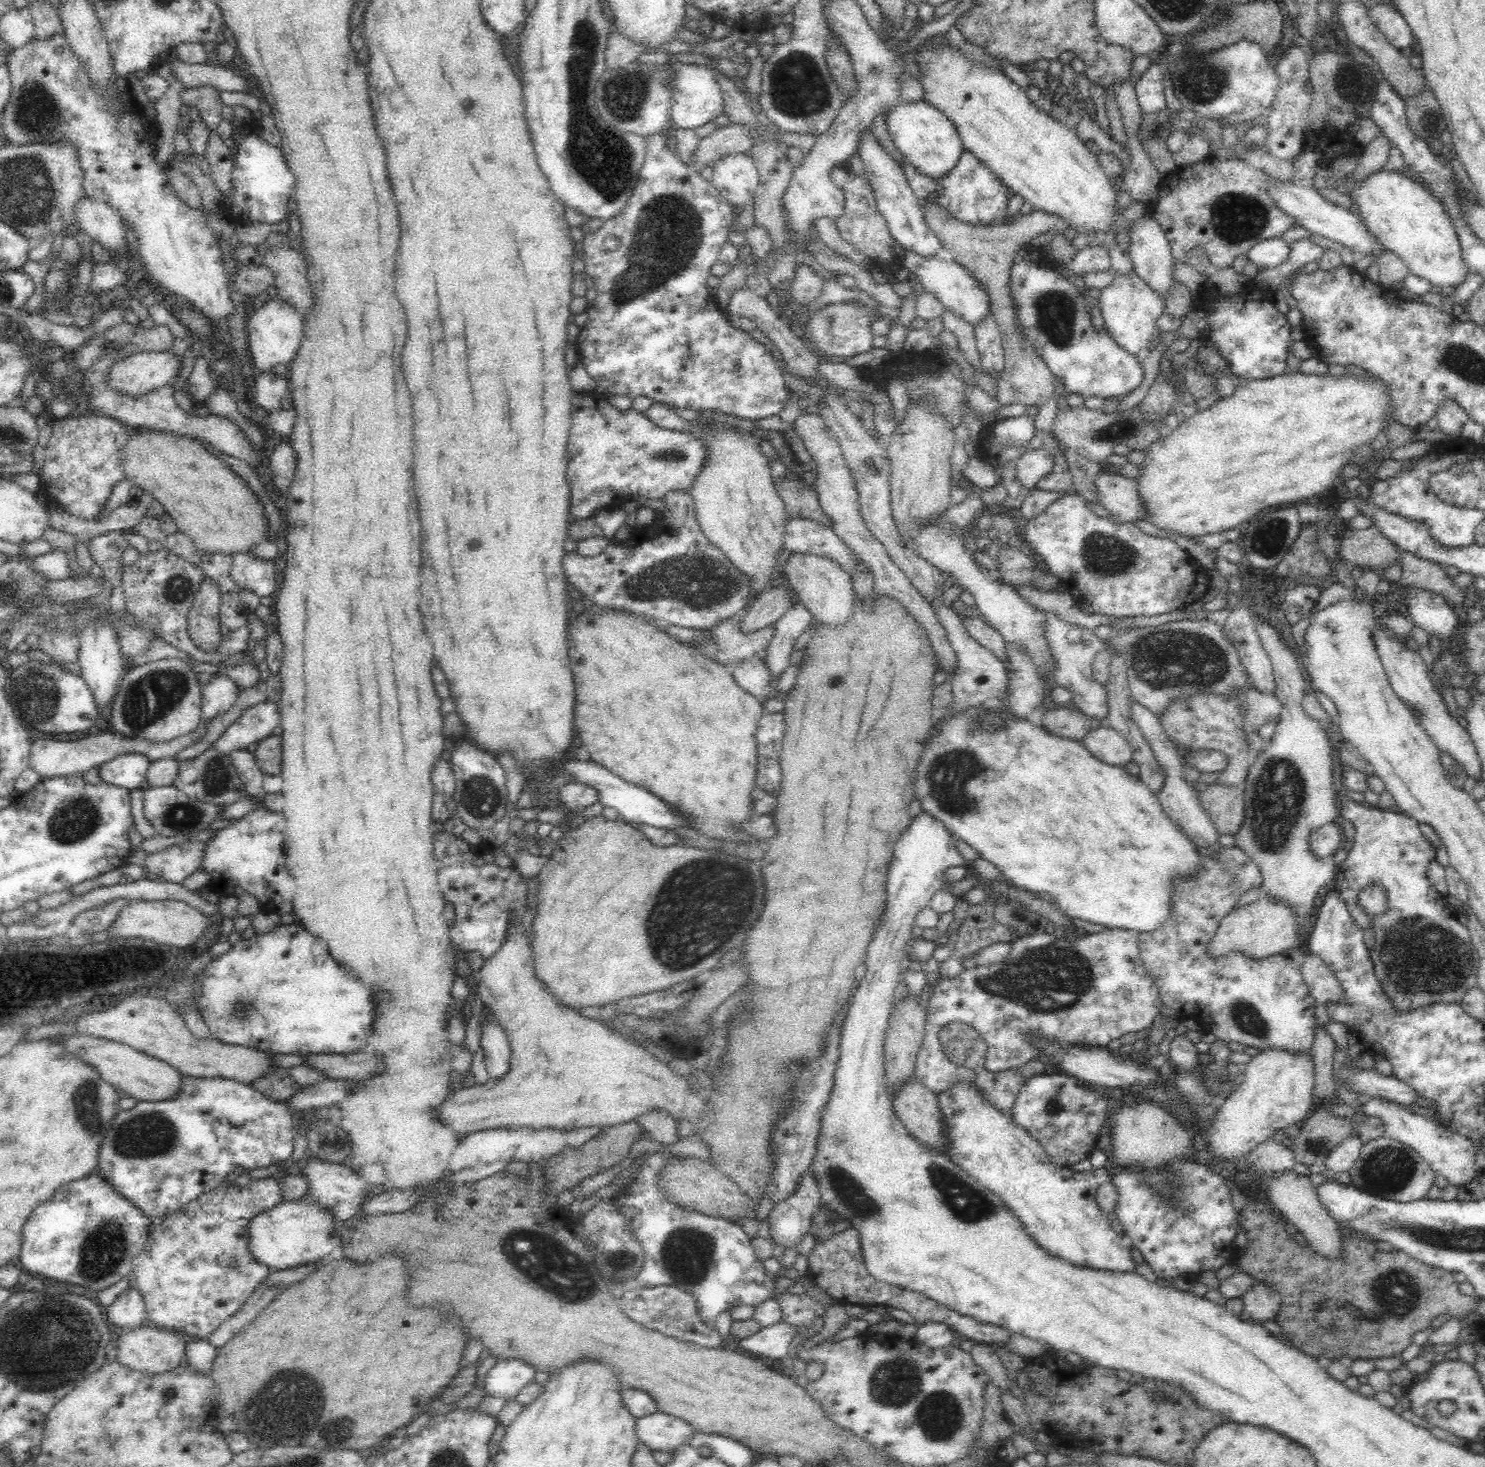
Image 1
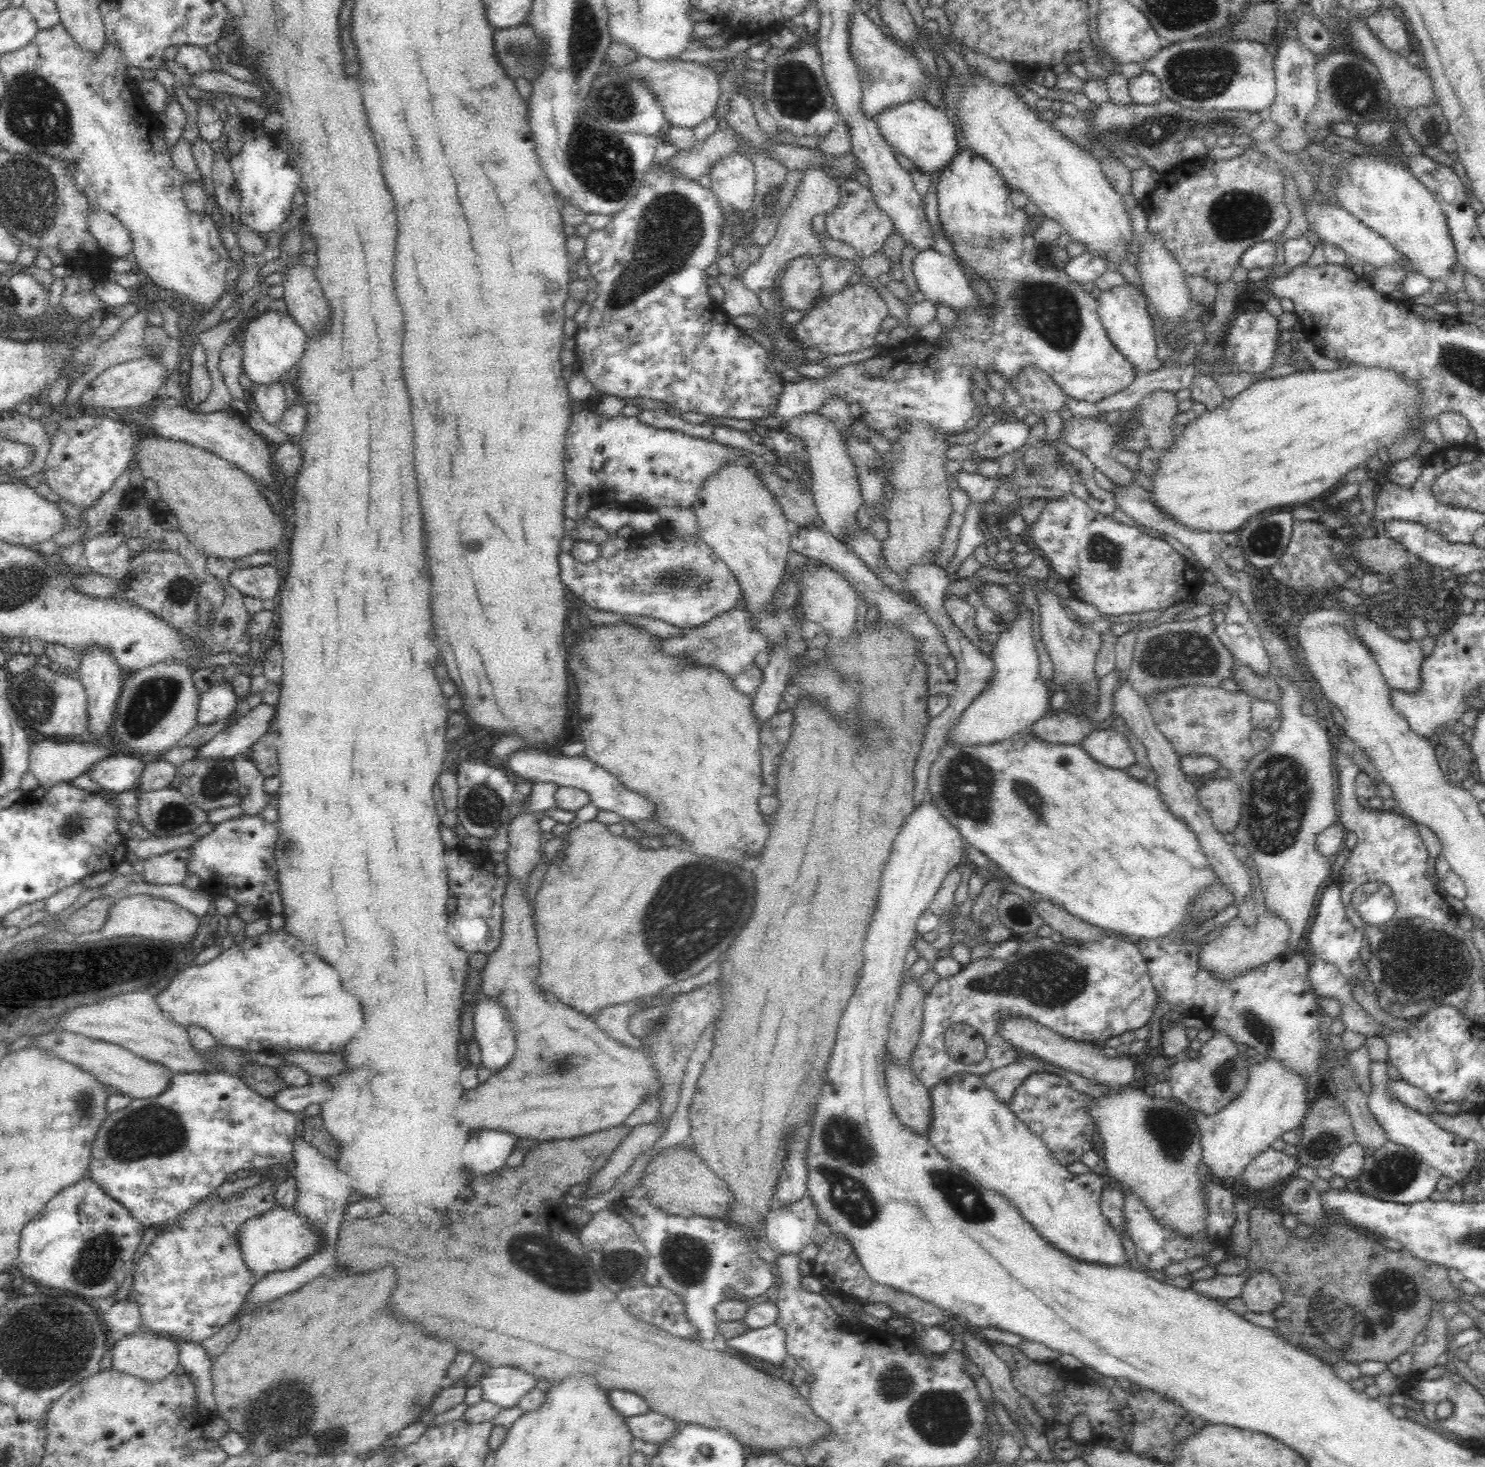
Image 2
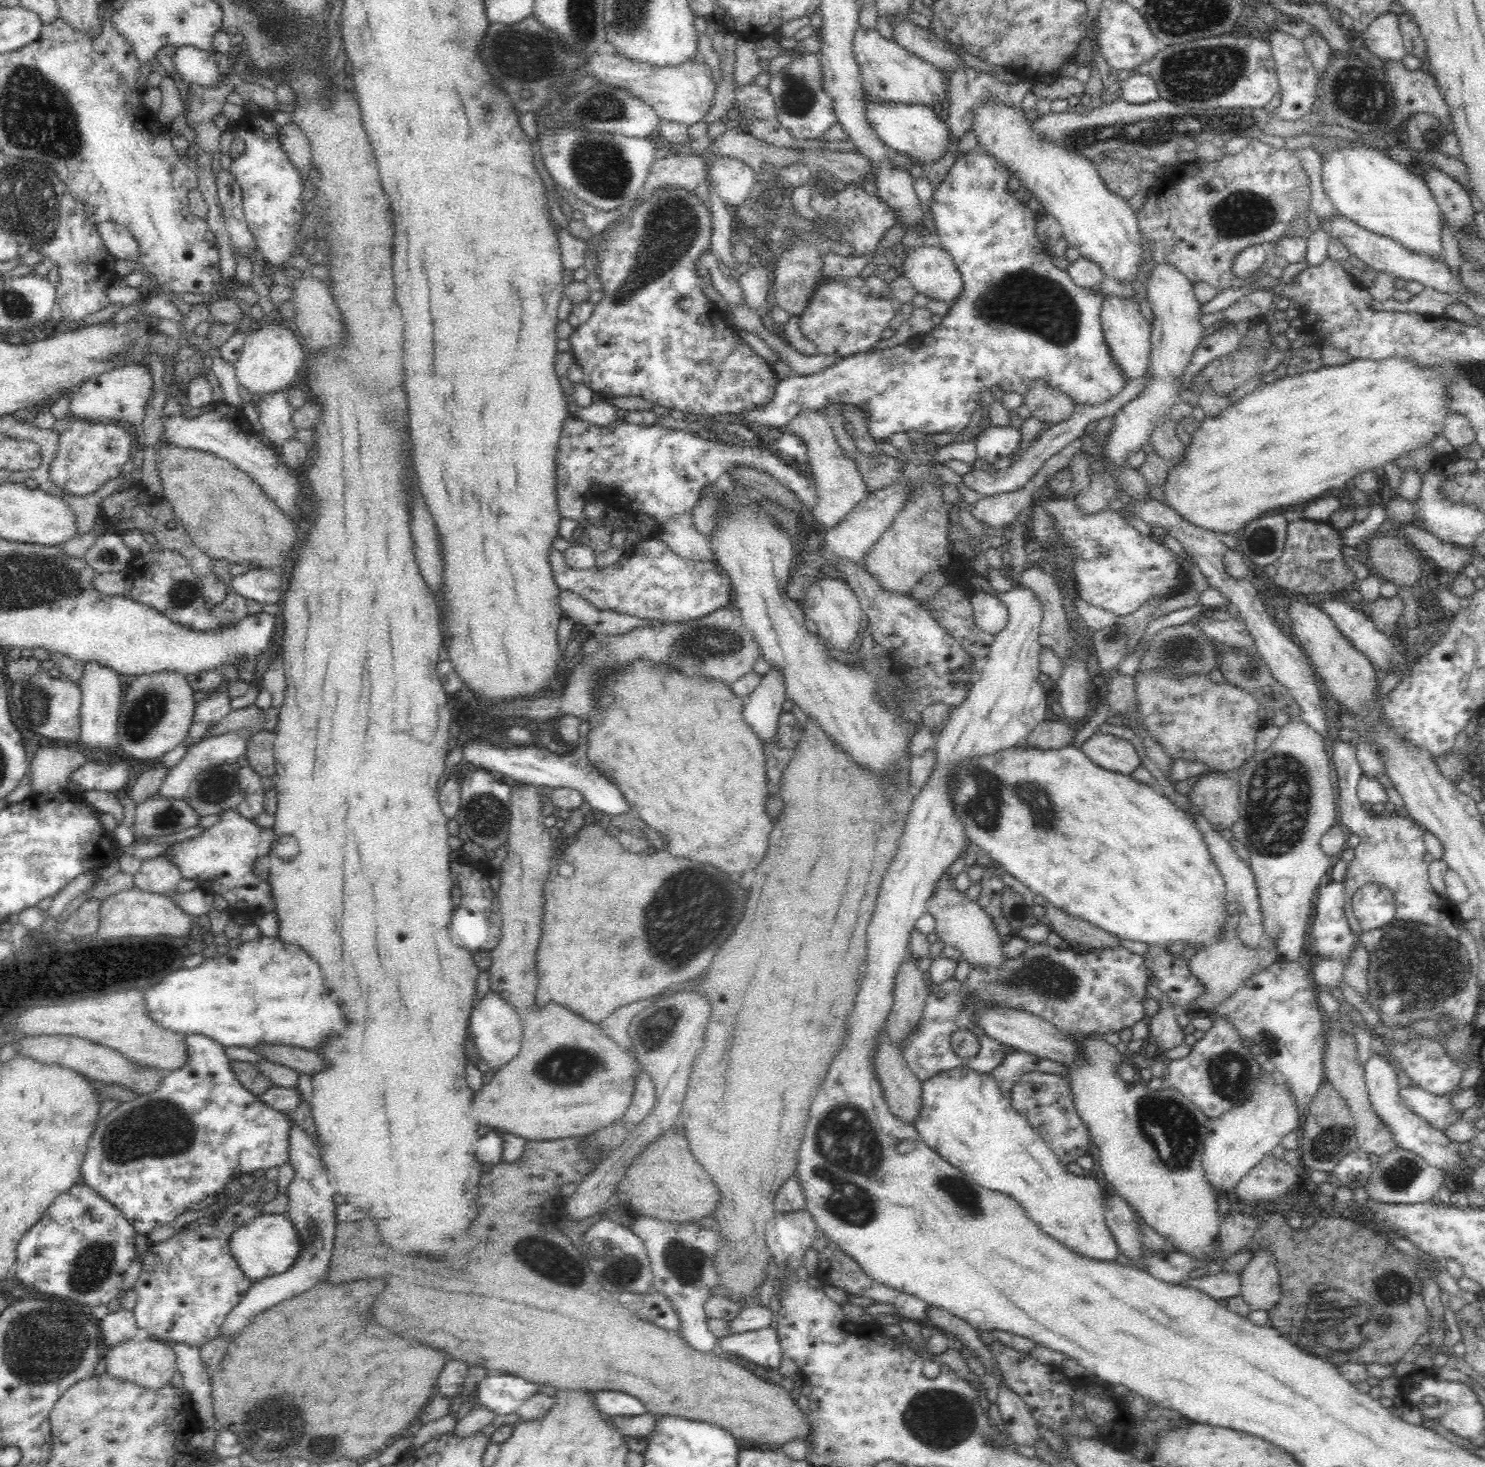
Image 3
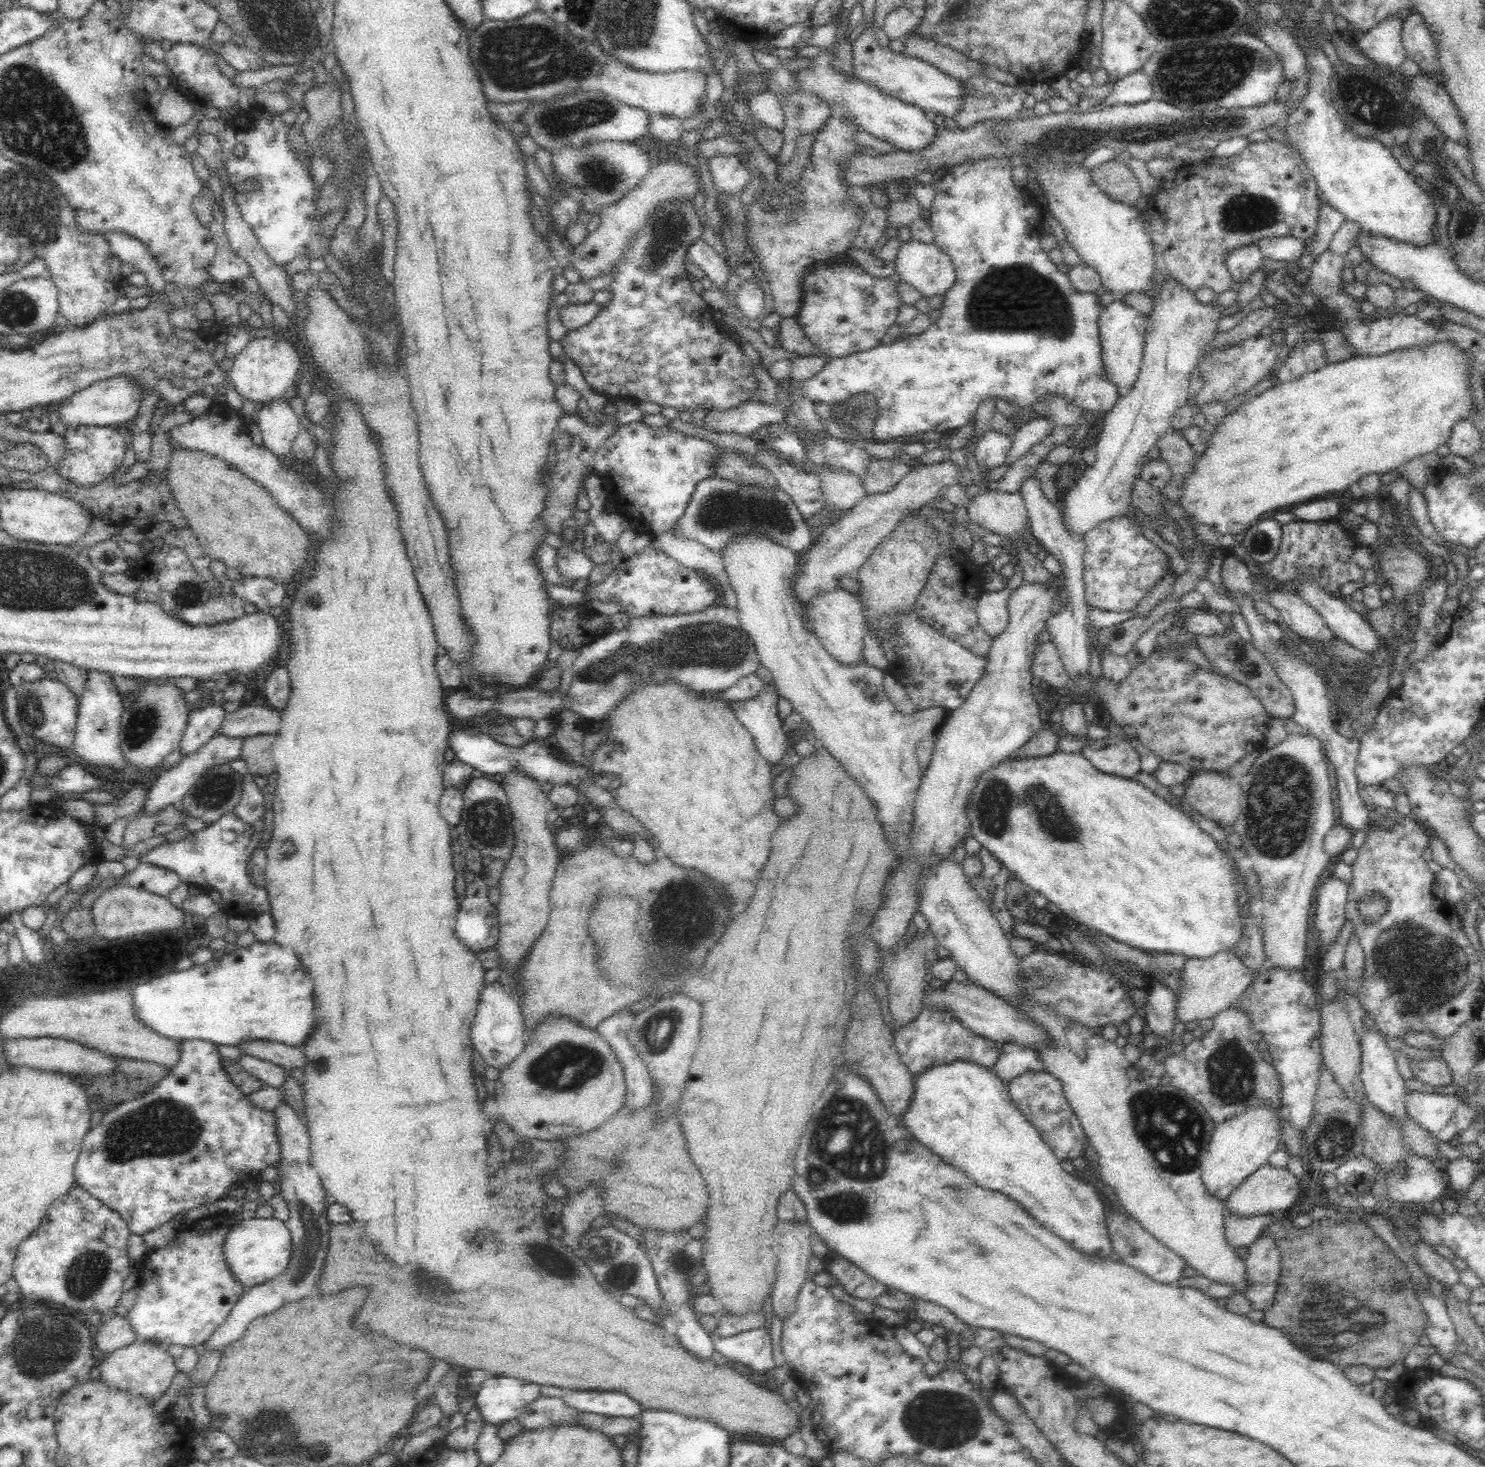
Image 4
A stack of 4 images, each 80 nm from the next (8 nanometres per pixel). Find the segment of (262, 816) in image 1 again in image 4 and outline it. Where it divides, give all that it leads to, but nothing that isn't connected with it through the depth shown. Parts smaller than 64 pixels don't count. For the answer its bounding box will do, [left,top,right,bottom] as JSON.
[138,813,270,919]

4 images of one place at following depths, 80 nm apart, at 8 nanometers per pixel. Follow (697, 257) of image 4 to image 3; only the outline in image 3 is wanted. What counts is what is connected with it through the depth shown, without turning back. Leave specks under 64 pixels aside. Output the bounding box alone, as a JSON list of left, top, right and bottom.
[699,251,744,306]

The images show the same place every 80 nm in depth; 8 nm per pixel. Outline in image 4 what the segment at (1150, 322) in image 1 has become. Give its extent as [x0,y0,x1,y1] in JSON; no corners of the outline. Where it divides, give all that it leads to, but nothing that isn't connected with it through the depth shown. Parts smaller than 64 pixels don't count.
[1098,301,1147,395]

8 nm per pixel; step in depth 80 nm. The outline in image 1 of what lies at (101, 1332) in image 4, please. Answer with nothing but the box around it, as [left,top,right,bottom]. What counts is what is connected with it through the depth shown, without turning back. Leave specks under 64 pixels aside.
[105,1283,146,1332]

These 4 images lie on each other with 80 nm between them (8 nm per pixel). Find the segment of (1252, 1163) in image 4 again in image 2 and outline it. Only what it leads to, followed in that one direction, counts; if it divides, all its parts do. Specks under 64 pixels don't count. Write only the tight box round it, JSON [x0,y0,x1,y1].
[1190,1058,1311,1182]

